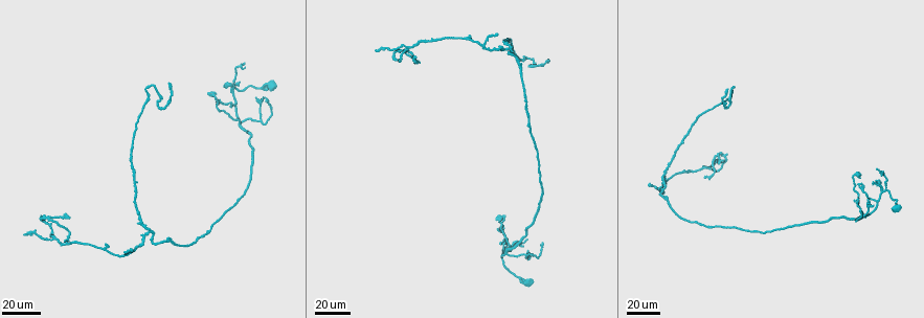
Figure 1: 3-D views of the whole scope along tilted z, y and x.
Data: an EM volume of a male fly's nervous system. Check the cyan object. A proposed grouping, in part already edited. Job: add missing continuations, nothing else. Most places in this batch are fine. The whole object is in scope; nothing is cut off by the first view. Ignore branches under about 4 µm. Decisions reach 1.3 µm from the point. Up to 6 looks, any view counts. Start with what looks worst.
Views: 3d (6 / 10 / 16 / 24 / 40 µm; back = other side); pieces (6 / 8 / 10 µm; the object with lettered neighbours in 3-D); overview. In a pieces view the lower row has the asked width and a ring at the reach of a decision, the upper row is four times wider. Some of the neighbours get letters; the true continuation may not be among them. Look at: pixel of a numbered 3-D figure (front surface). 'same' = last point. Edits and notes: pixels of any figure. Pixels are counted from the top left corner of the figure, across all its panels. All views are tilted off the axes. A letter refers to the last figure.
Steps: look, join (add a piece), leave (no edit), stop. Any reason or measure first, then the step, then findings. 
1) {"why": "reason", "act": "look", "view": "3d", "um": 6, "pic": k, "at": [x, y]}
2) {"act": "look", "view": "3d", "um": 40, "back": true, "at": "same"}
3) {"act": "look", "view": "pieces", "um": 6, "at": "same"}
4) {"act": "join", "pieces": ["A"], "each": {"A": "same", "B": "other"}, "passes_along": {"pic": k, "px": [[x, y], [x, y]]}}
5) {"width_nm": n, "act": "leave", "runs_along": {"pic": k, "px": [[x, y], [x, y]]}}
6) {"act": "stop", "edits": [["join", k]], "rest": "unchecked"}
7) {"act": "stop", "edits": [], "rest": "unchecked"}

{"why": "end of a long branch", "act": "look", "view": "3d", "um": 40, "pic": 1, "at": [705, 177]}

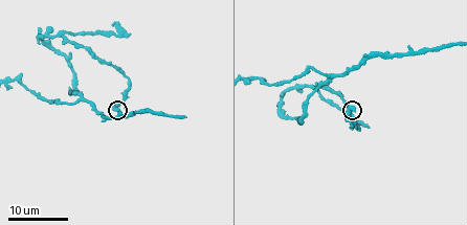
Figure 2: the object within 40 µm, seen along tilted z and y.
{"why": "zoom in", "act": "look", "view": "3d", "um": 6, "pic": 2, "at": [354, 110]}

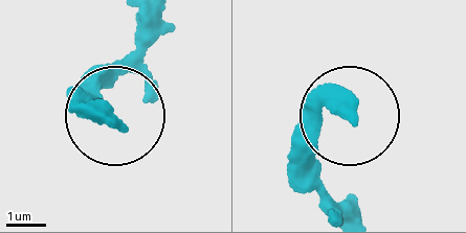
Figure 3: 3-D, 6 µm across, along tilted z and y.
{"act": "look", "view": "pieces", "um": 8, "pic": 3, "at": [120, 126]}

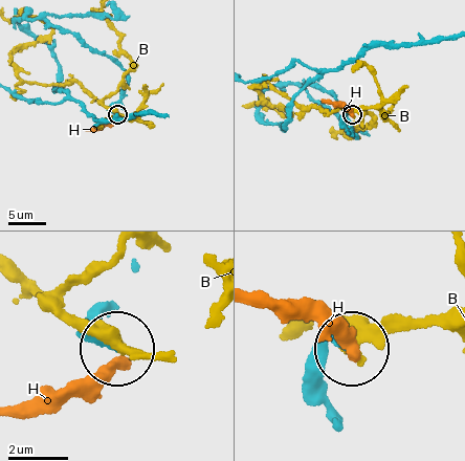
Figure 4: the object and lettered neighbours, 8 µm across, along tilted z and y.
{"act": "leave", "each": {"B": "other", "H": "other"}, "found": "none of them fits"}

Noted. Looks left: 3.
{"why": "tapers out", "act": "look", "view": "3d", "um": 24, "pic": 1, "at": [242, 64]}

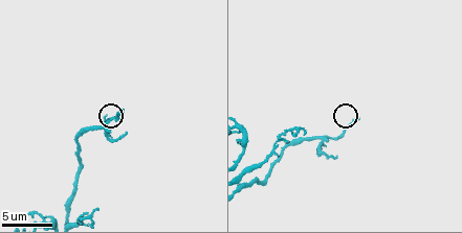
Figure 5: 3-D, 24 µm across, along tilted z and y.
{"act": "look", "view": "pieces", "um": 8, "pic": 5, "at": [124, 110]}

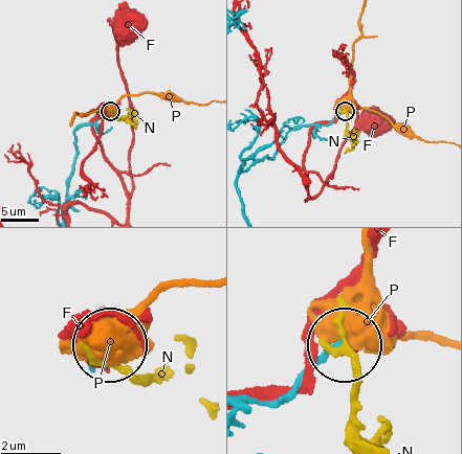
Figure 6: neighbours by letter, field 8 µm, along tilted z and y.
{"width_nm": 190, "act": "leave", "each": {"F": "other", "N": "other", "P": "other"}, "found": "none of them fits"}

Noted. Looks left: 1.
{"act": "stop", "edits": [], "rest": "unchecked"}

